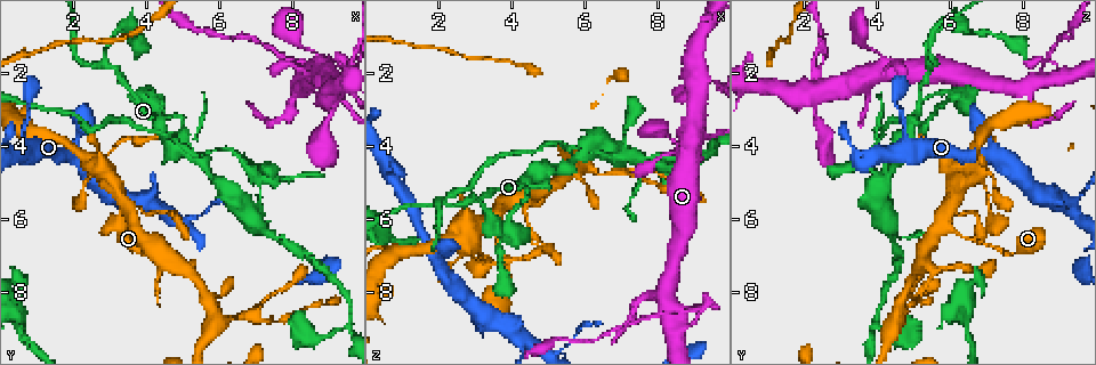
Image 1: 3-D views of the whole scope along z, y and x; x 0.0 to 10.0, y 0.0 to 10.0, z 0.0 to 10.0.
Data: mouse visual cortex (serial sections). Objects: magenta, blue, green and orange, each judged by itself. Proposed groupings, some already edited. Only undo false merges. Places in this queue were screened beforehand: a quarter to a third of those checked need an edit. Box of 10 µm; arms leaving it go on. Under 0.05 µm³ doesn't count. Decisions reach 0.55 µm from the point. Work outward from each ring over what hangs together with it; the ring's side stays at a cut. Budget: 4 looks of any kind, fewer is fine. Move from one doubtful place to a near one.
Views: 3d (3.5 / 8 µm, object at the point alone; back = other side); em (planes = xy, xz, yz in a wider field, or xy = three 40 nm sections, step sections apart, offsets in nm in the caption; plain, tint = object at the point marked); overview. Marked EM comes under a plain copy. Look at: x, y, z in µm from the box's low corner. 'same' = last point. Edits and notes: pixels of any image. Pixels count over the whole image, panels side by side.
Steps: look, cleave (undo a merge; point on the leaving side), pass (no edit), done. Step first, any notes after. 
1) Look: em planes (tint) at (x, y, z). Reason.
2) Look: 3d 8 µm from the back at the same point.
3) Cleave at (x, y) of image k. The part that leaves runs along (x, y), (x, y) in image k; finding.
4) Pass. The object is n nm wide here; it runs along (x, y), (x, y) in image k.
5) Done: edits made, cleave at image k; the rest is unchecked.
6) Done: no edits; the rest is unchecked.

Look: 3d 3.5 µm from the back at (2.95, 1.80, 5.50). A narrow waist.

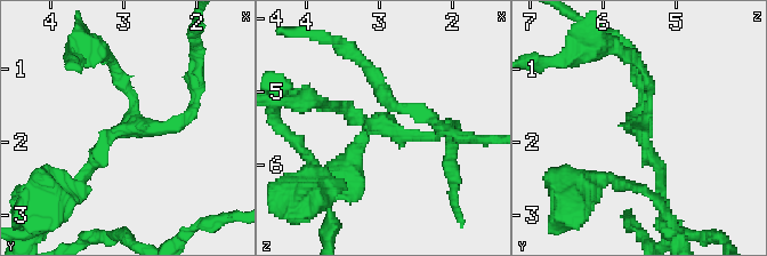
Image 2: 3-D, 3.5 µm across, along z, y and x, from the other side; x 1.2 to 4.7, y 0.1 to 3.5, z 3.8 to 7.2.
Look: em planes (tint) at (2.95, 1.80, 5.50). Shape alone is not enough.

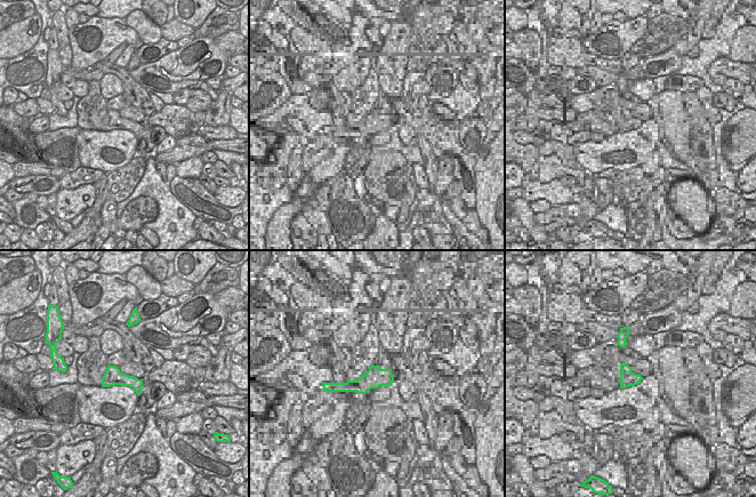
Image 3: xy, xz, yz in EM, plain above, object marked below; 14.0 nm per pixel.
Pass. The arms are 150, 150, 150 nm wide; one cell here.

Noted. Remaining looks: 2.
Look: 3d 3.5 µm at (3.60, 6.30, 6.00). Thick turns thin.

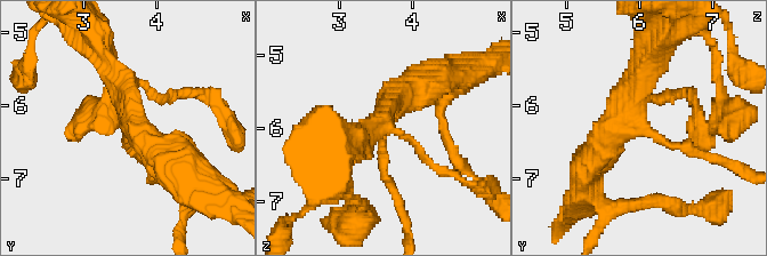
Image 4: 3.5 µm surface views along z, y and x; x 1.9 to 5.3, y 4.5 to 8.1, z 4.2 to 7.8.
Look: em xy step 3 (tint) at (3.60, 6.30, 6.05). Shape alone is not enough.

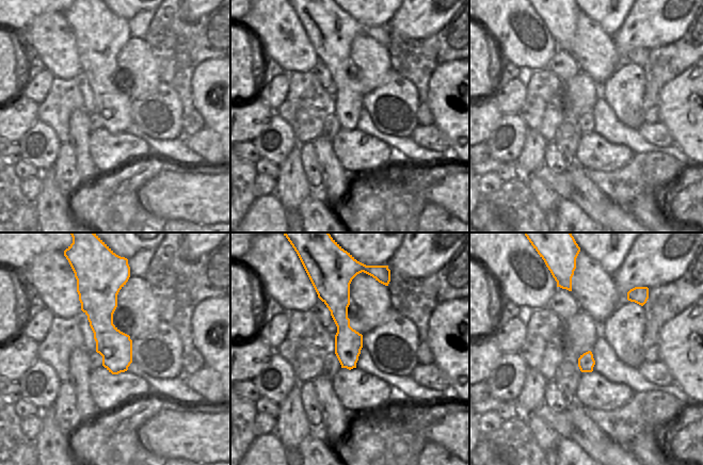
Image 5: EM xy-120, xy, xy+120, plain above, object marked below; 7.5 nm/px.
Pass. The object is 200 nm wide here; it runs along (341, 282), (340, 319), (350, 366) in image 5; one cell here.

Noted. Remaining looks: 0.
Done: no edits; the rest is unchecked.

